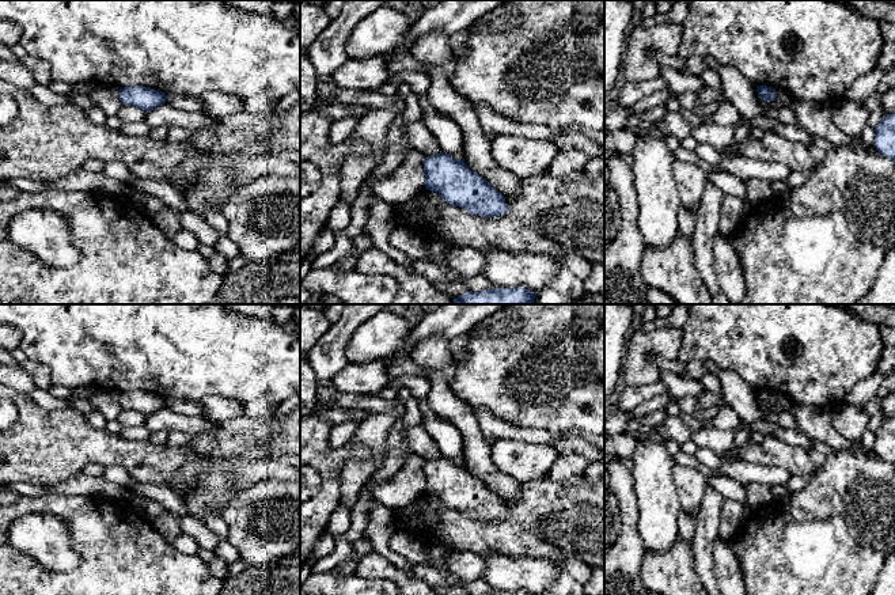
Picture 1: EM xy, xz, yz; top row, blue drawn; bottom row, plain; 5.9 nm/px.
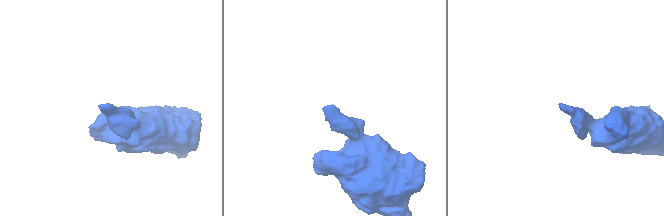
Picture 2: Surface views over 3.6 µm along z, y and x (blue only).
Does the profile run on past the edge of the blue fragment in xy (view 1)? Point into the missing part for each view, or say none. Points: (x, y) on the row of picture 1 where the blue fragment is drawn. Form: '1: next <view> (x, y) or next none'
1: next none

